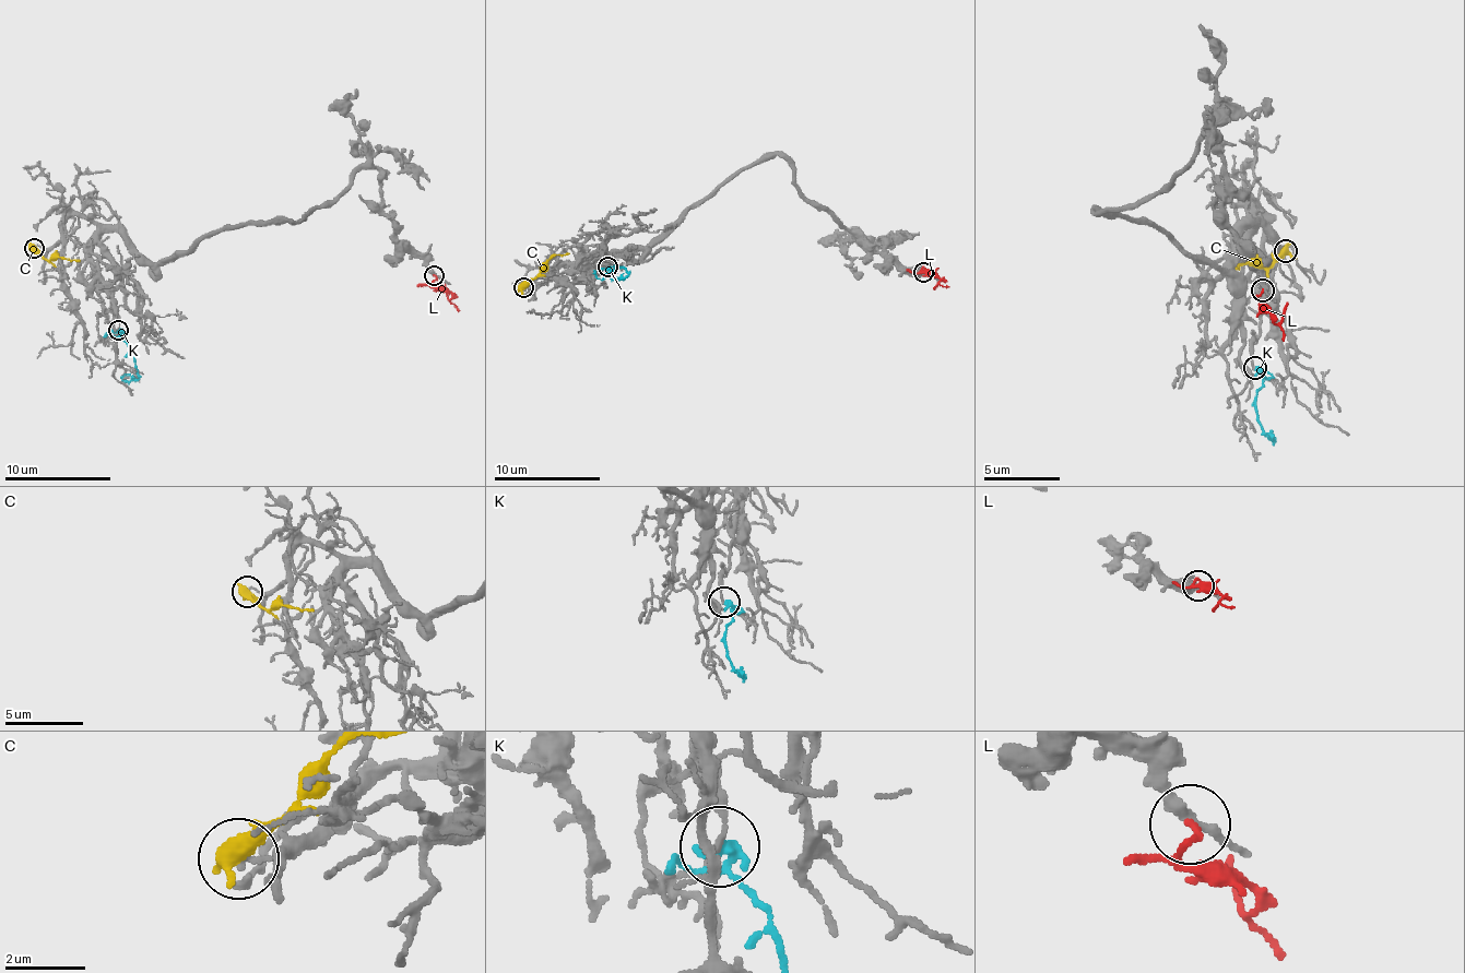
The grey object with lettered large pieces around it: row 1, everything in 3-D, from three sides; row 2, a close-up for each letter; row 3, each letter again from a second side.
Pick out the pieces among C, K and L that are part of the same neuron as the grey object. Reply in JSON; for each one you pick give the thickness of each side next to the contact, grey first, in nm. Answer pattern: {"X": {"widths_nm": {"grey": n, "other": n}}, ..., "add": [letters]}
{"K": {"widths_nm": {"grey": 100, "other": 180}}, "add": ["K"]}

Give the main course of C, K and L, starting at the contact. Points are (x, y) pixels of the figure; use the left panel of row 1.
C: (35, 249), (46, 259), (80, 262)
K: (117, 331), (130, 349), (136, 365), (133, 376), (120, 376)
L: (435, 275), (433, 283), (442, 286), (451, 294), (448, 299), (446, 283)

